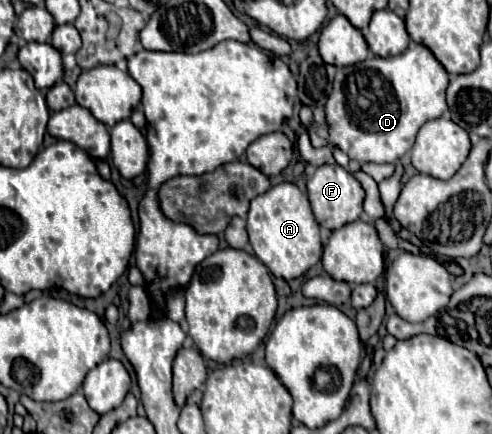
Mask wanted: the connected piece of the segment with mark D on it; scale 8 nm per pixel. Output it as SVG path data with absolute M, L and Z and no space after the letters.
M411 42L411 46L393 58L379 58L369 54L363 62L339 68L333 80L333 92L325 104L327 124L329 124L329 142L341 148L349 158L359 162L395 162L407 150L411 150L417 130L427 122L443 116L447 112L445 104L445 90L449 78L445 68L437 62L429 48L423 44Z

